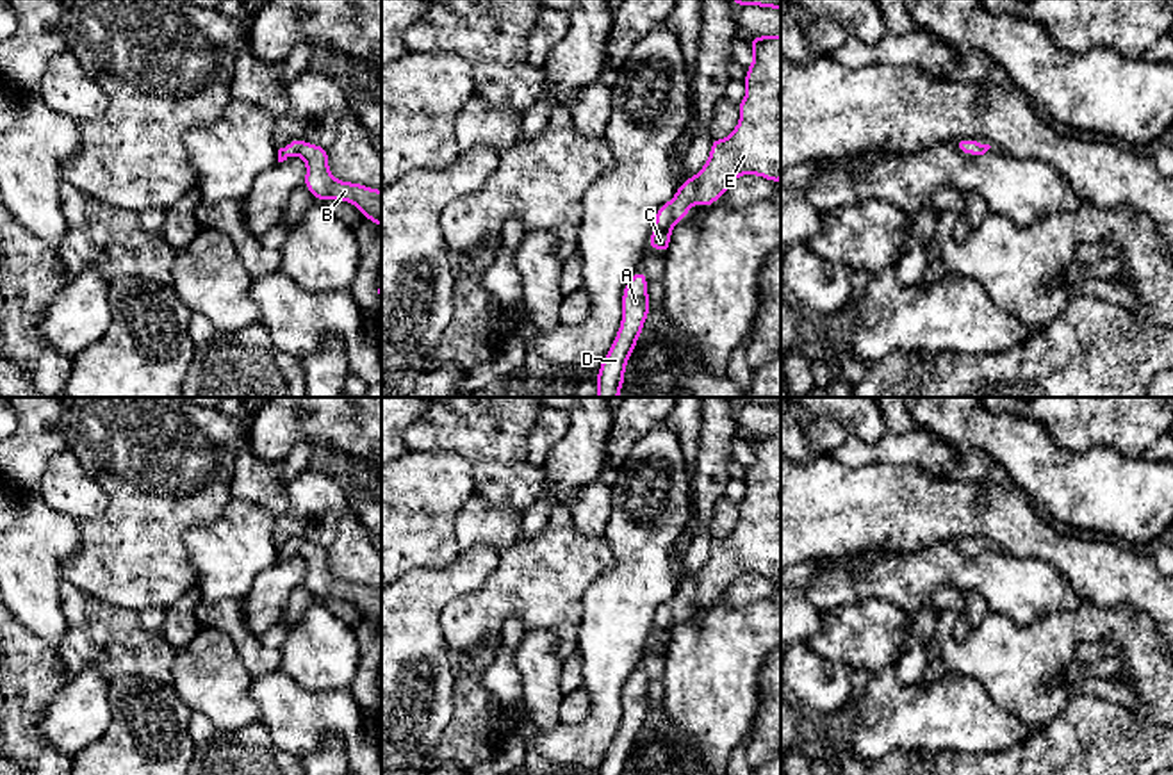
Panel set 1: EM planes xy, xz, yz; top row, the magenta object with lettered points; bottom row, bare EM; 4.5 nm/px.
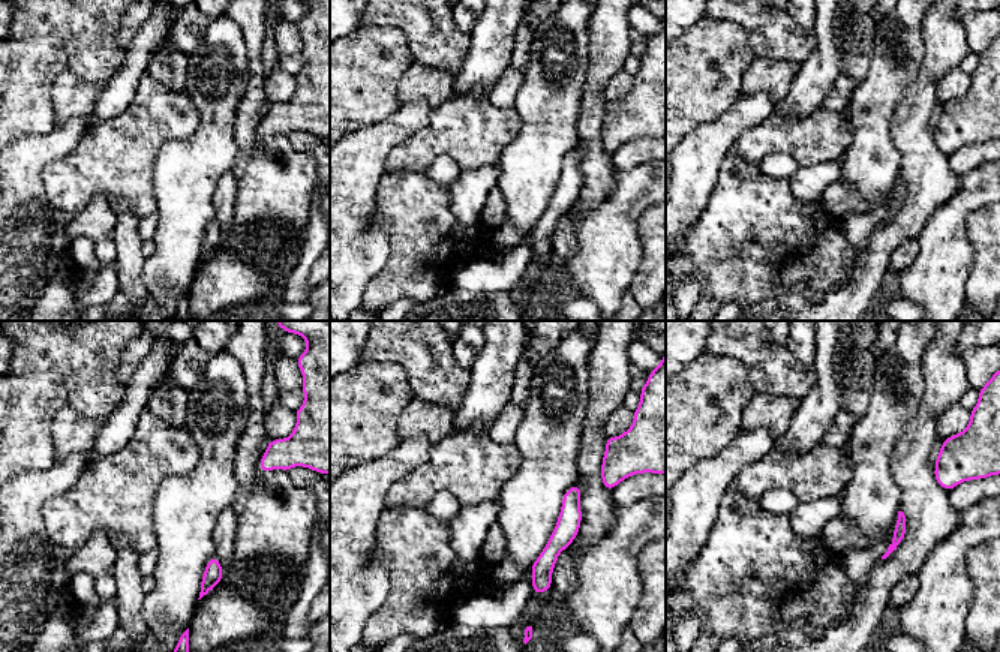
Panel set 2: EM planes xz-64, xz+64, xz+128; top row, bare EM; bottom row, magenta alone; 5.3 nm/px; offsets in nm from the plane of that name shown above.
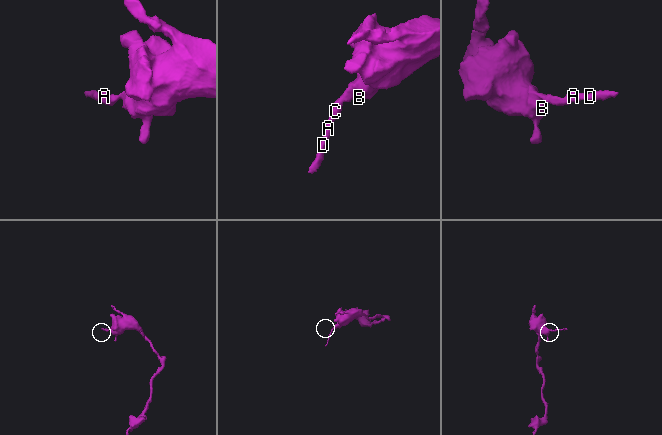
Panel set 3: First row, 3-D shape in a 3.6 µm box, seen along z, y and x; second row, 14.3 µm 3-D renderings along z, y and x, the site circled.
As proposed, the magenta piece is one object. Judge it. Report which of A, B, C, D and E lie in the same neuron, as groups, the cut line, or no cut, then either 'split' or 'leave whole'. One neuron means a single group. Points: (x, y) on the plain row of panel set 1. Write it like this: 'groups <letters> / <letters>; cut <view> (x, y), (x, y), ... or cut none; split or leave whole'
groups A B C D E; cut none; leave whole

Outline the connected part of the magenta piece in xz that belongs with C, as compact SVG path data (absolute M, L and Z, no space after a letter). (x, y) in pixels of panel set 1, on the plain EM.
M781 433L756 435L752 463L743 477L747 492L738 502L740 520L726 538L711 538L708 561L677 586L654 616L649 647L667 654L672 627L690 604L713 604L742 574L781 579Z

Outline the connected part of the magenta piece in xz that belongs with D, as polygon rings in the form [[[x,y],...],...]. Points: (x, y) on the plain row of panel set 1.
[[[640,668],[633,673],[622,691],[622,720],[597,775],[624,775],[626,763],[636,746],[636,739],[644,729],[651,709],[647,675]]]

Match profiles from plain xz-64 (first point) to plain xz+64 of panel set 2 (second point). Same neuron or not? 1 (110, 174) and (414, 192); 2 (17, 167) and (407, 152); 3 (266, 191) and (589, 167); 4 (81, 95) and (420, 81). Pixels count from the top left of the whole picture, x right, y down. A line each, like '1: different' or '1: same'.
1: different
2: different
3: different
4: same

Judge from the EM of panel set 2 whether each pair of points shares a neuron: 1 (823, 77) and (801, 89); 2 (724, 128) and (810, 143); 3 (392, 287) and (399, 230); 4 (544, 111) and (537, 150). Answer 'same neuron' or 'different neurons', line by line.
1: same neuron
2: different neurons
3: same neuron
4: same neuron

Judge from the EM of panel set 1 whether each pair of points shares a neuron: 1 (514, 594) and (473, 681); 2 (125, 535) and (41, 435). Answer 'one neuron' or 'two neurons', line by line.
1: two neurons
2: two neurons

